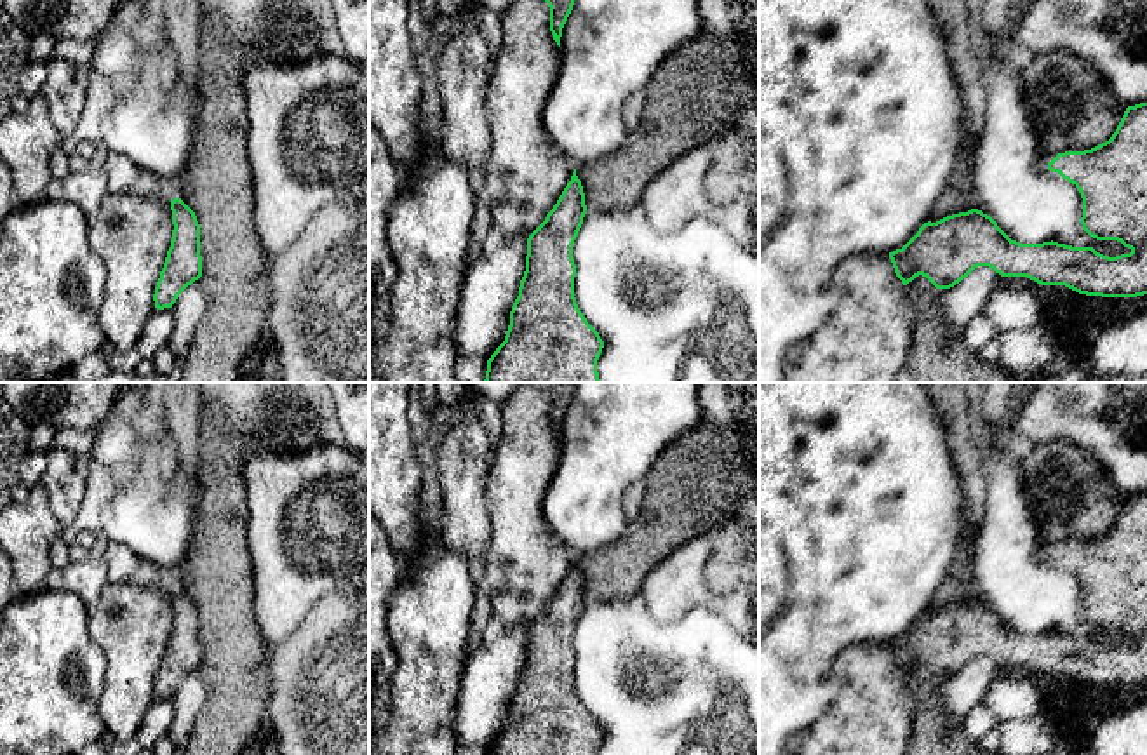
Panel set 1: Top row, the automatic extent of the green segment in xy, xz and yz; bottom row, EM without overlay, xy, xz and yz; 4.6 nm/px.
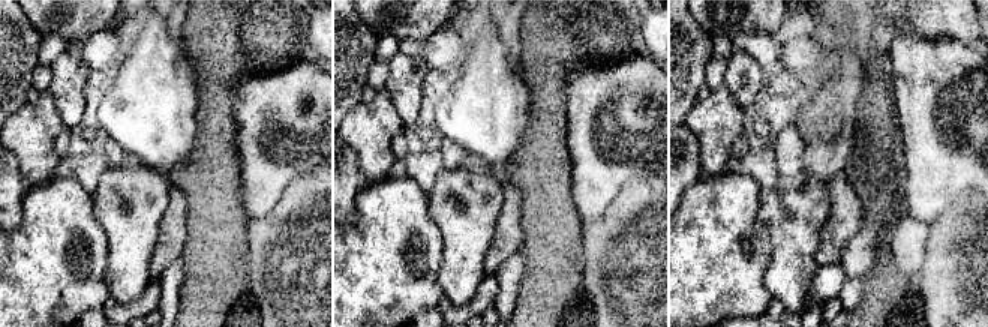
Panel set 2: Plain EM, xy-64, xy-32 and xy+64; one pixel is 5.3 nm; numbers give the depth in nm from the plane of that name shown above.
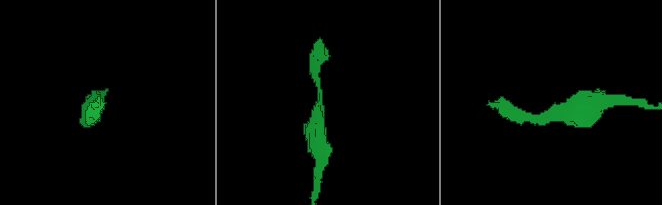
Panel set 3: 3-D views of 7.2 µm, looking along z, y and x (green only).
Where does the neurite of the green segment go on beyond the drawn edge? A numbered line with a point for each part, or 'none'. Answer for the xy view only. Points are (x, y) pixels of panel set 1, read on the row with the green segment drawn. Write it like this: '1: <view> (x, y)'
none

